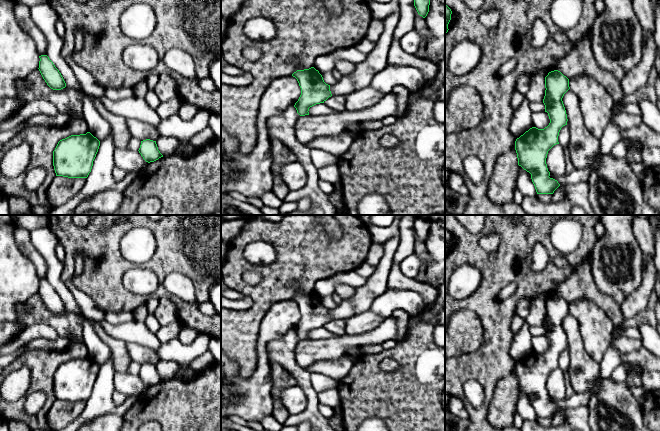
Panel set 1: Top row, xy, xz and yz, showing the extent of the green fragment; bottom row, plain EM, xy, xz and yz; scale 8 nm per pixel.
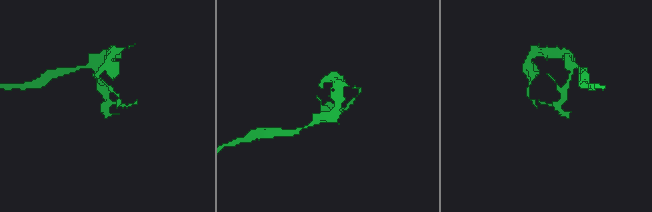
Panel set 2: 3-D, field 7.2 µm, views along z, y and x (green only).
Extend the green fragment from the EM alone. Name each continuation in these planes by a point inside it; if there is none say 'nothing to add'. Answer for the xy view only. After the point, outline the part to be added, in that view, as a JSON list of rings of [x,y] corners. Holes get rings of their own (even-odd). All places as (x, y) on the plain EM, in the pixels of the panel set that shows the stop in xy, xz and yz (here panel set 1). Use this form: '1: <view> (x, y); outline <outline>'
nothing to add

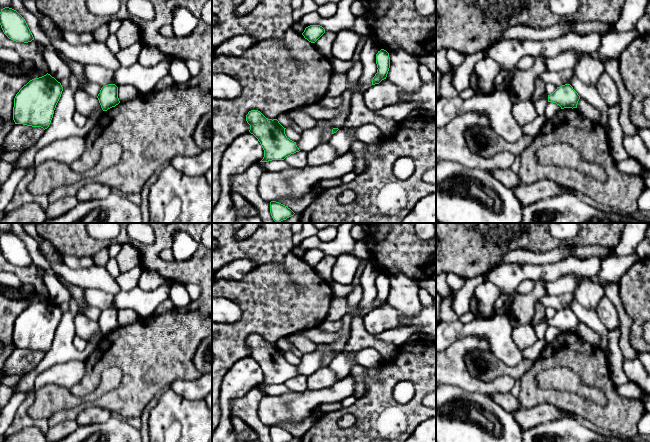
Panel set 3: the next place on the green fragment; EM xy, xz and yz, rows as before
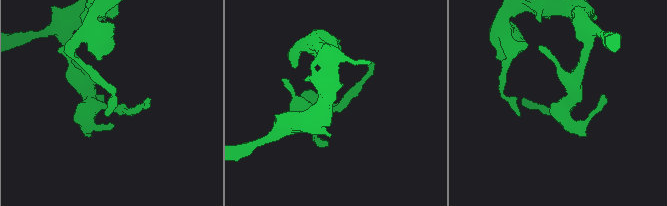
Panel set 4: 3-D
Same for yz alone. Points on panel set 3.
nothing to add

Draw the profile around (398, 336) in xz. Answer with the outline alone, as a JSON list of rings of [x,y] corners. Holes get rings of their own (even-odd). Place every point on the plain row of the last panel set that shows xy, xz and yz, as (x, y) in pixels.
[[[406,326],[402,328],[386,330],[374,336],[380,341],[391,343],[400,348],[412,334],[420,335],[416,327]]]

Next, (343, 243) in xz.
[[[343,223],[338,228],[337,236],[333,241],[323,242],[315,235],[304,239],[297,247],[305,252],[310,249],[320,249],[325,255],[335,257],[350,253],[356,245],[356,241],[350,235],[350,230],[354,224],[356,223]]]

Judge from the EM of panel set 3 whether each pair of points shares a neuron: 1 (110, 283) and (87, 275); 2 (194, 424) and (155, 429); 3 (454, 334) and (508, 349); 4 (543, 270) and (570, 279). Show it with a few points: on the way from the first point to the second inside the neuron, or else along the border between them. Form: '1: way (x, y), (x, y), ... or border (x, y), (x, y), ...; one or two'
1: way (104, 281), (98, 277), (93, 277); one
2: way (184, 417), (181, 414), (170, 414), (165, 419); one
3: way (467, 330), (489, 330), (495, 336); one
4: border (584, 276), (564, 274), (546, 283); two

